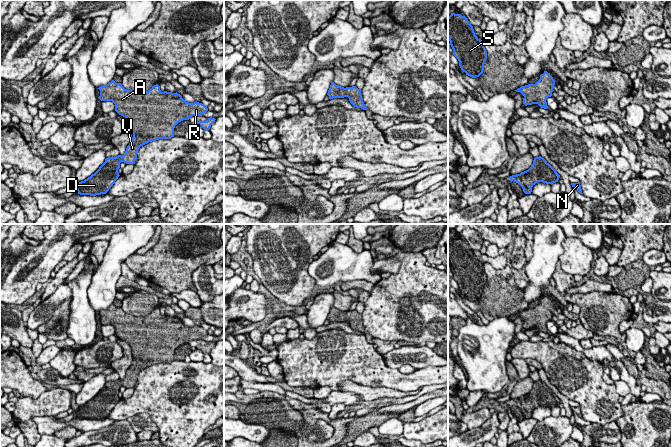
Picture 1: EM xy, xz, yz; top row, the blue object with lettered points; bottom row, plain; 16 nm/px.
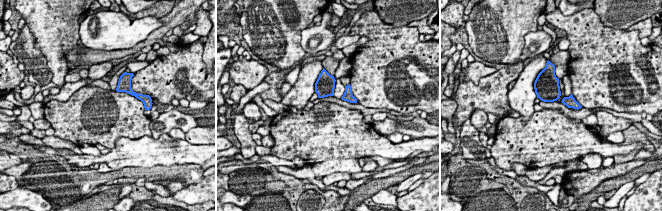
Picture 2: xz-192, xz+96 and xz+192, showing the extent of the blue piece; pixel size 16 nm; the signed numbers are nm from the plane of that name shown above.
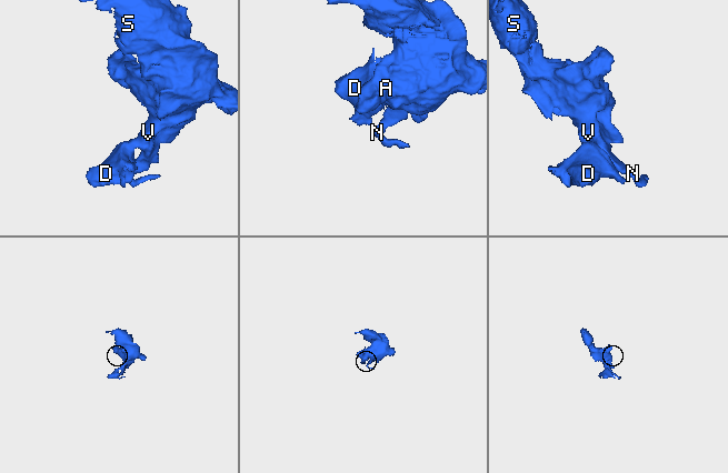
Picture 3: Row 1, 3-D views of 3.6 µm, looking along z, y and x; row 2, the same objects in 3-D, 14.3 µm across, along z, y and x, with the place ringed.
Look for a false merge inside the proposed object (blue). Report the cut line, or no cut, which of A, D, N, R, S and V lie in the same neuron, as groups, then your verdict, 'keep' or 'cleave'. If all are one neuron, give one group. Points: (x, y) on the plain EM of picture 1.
no cut; A D N R S V; keep

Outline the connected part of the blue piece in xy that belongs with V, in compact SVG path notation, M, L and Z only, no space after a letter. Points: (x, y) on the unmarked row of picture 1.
M112 304L98 313L98 322L112 325L115 335L129 344L133 362L122 380L106 382L94 398L79 406L76 414L80 419L106 418L120 400L121 386L135 388L141 370L174 361L174 352L179 346L192 340L202 340L208 335L204 328L186 326L177 316L162 316L158 308L146 316L137 317Z

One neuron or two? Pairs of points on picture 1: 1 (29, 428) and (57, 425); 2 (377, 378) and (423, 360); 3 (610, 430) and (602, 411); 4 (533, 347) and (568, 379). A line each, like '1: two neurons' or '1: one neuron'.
1: two neurons
2: two neurons
3: two neurons
4: one neuron

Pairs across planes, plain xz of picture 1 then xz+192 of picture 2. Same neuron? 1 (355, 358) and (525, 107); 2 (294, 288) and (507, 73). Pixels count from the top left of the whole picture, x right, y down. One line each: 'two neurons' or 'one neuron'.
1: two neurons
2: two neurons

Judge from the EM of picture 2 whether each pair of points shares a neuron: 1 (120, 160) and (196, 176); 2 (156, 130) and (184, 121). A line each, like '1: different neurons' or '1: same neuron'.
1: different neurons
2: same neuron

